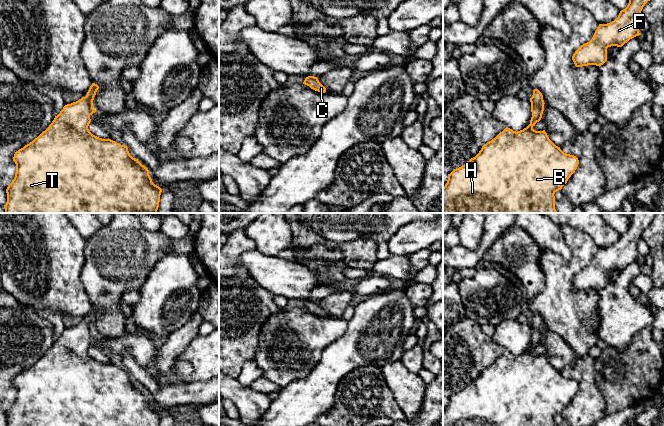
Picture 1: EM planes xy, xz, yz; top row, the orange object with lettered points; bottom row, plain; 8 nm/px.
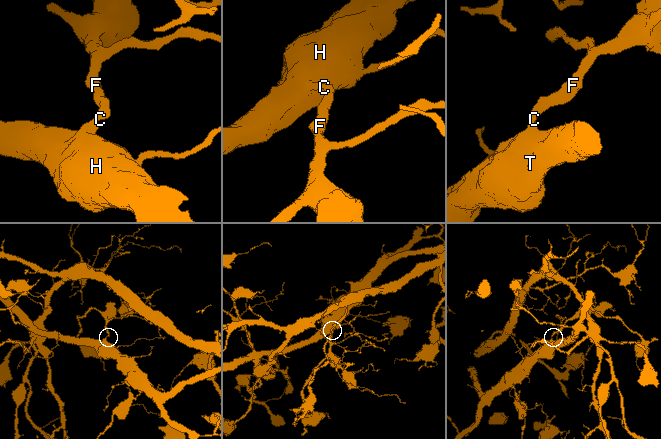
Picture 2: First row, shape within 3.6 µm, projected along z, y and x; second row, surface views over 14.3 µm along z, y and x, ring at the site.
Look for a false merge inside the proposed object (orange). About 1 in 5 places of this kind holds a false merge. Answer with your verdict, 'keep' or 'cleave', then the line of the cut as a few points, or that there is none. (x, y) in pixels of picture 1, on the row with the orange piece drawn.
keep; cut none

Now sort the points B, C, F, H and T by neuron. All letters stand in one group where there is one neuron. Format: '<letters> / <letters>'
B C F H T

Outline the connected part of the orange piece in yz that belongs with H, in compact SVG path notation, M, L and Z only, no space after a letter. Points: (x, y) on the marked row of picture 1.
M538 89L533 90L530 102L532 117L526 128L516 132L506 127L475 157L448 174L443 213L557 213L554 194L567 183L579 160L556 146L545 130L533 129L545 104Z

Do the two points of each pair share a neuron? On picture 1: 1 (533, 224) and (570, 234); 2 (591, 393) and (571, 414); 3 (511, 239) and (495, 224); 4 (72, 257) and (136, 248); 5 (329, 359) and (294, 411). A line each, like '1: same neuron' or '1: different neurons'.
1: different neurons
2: same neuron
3: different neurons
4: different neurons
5: same neuron

